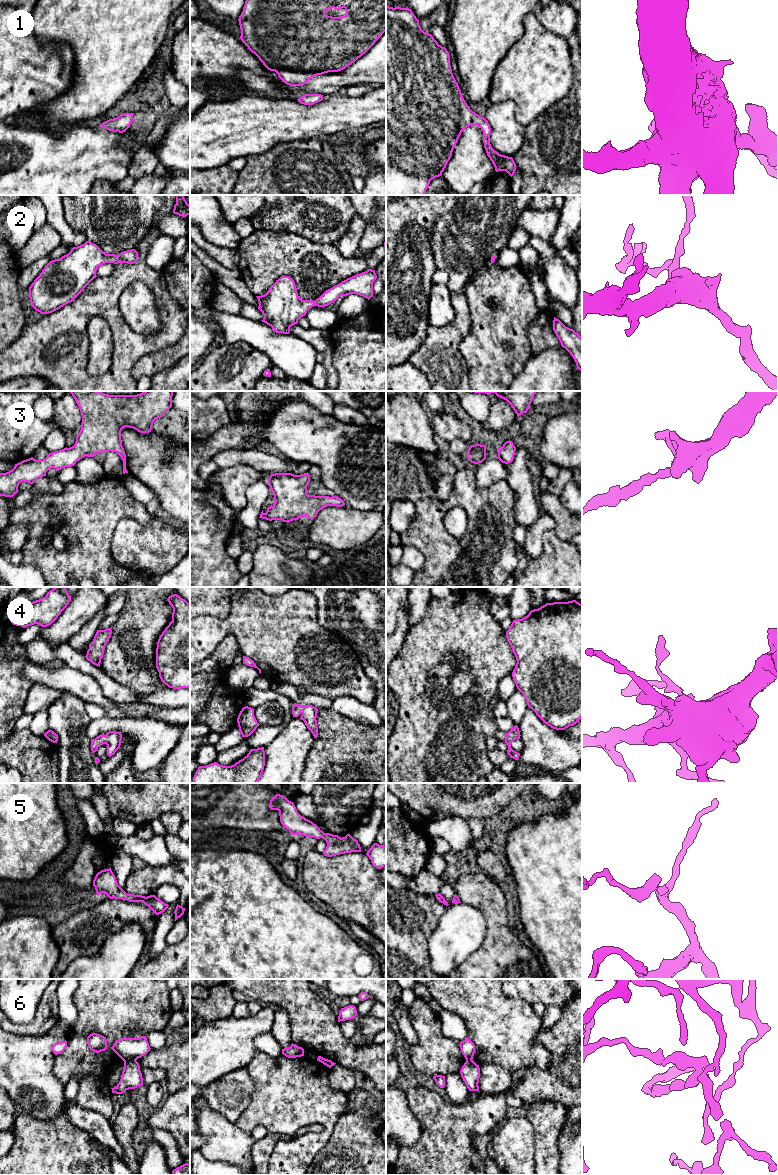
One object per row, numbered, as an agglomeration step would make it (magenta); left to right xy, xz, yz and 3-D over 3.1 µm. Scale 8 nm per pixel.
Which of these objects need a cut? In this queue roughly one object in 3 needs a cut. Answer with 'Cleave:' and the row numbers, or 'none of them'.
Cleave: 6

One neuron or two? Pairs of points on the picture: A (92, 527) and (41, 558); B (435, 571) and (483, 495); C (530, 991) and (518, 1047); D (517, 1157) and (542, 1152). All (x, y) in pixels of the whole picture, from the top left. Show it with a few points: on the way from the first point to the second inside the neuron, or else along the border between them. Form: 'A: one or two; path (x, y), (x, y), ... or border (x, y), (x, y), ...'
A: one; path (85, 542), (69, 558), (56, 558)
B: one; path (435, 546), (435, 519), (458, 497)
C: two; border (505, 996), (520, 1001), (527, 1001), (531, 1005)
D: two; border (533, 1130), (534, 1164)

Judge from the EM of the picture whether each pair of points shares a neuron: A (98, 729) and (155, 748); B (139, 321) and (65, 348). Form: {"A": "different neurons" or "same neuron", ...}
{"A": "same neuron", "B": "different neurons"}

